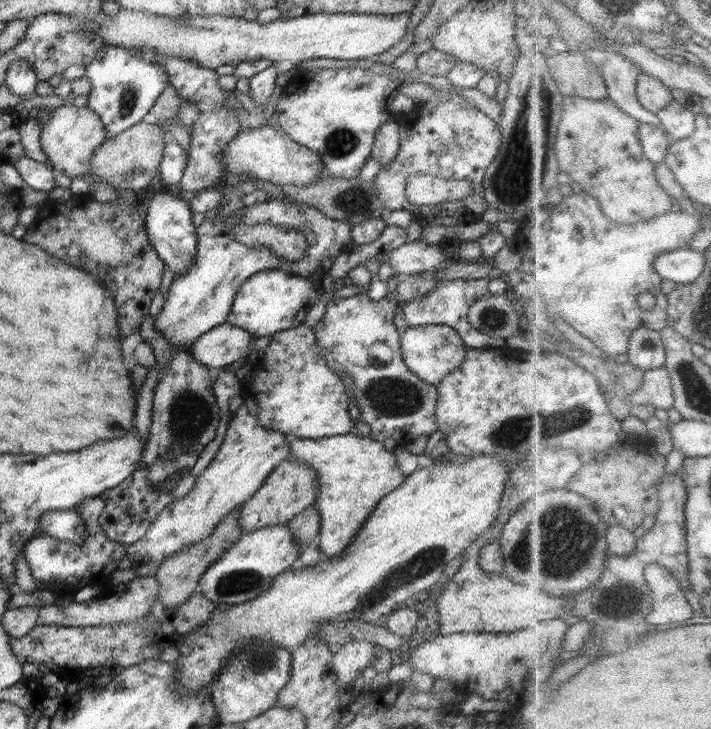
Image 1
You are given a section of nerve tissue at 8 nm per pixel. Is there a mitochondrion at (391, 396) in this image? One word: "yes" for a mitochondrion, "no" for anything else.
yes

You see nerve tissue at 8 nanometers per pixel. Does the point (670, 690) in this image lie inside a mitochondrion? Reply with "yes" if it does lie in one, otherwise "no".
no

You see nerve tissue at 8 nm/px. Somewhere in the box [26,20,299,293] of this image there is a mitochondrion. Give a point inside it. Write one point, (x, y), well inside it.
(128, 98)

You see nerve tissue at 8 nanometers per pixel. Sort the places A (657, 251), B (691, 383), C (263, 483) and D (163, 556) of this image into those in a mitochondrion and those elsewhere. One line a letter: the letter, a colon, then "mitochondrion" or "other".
A: other
B: mitochondrion
C: other
D: other

